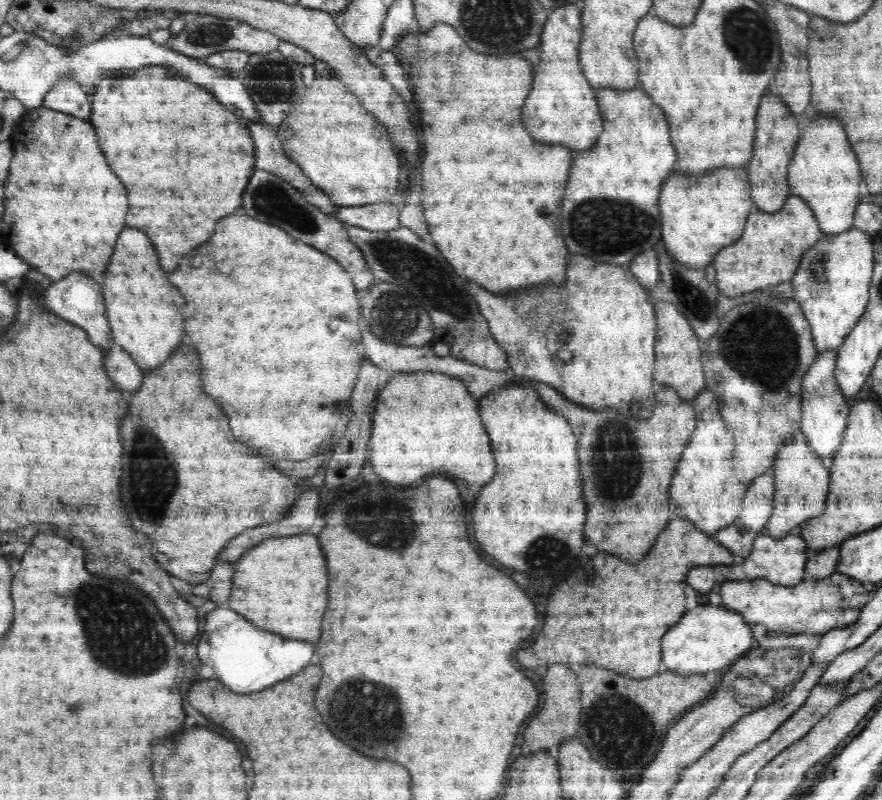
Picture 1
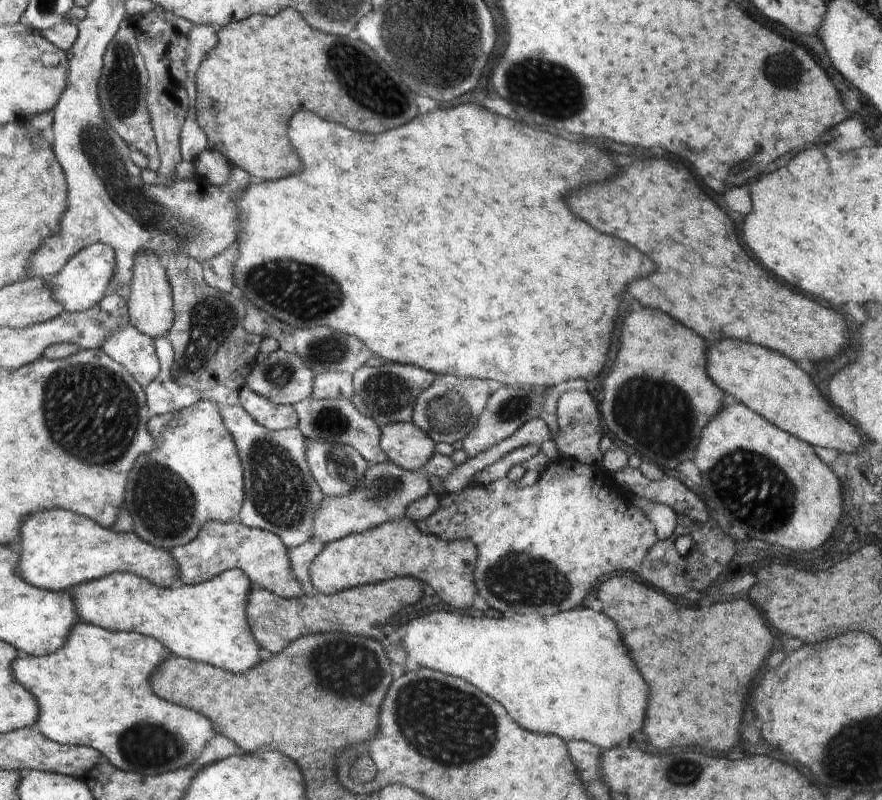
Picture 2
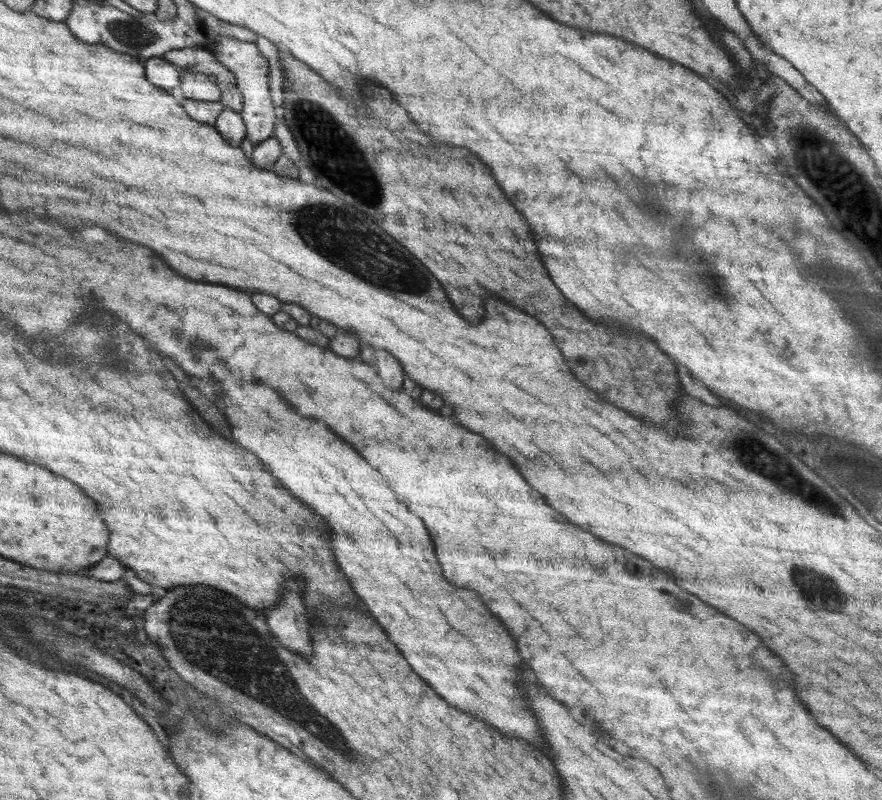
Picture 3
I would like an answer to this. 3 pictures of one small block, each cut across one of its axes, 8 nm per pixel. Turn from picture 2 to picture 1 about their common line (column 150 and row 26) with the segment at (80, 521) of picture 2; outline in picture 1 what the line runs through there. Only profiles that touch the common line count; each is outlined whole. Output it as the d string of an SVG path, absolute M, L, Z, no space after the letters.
M578 4L550 10L540 38L541 62L522 112L524 126L528 126L528 134L534 140L566 146L574 153L590 151L599 140L603 126L596 90L590 86L579 63L581 18L582 8L578 8Z

